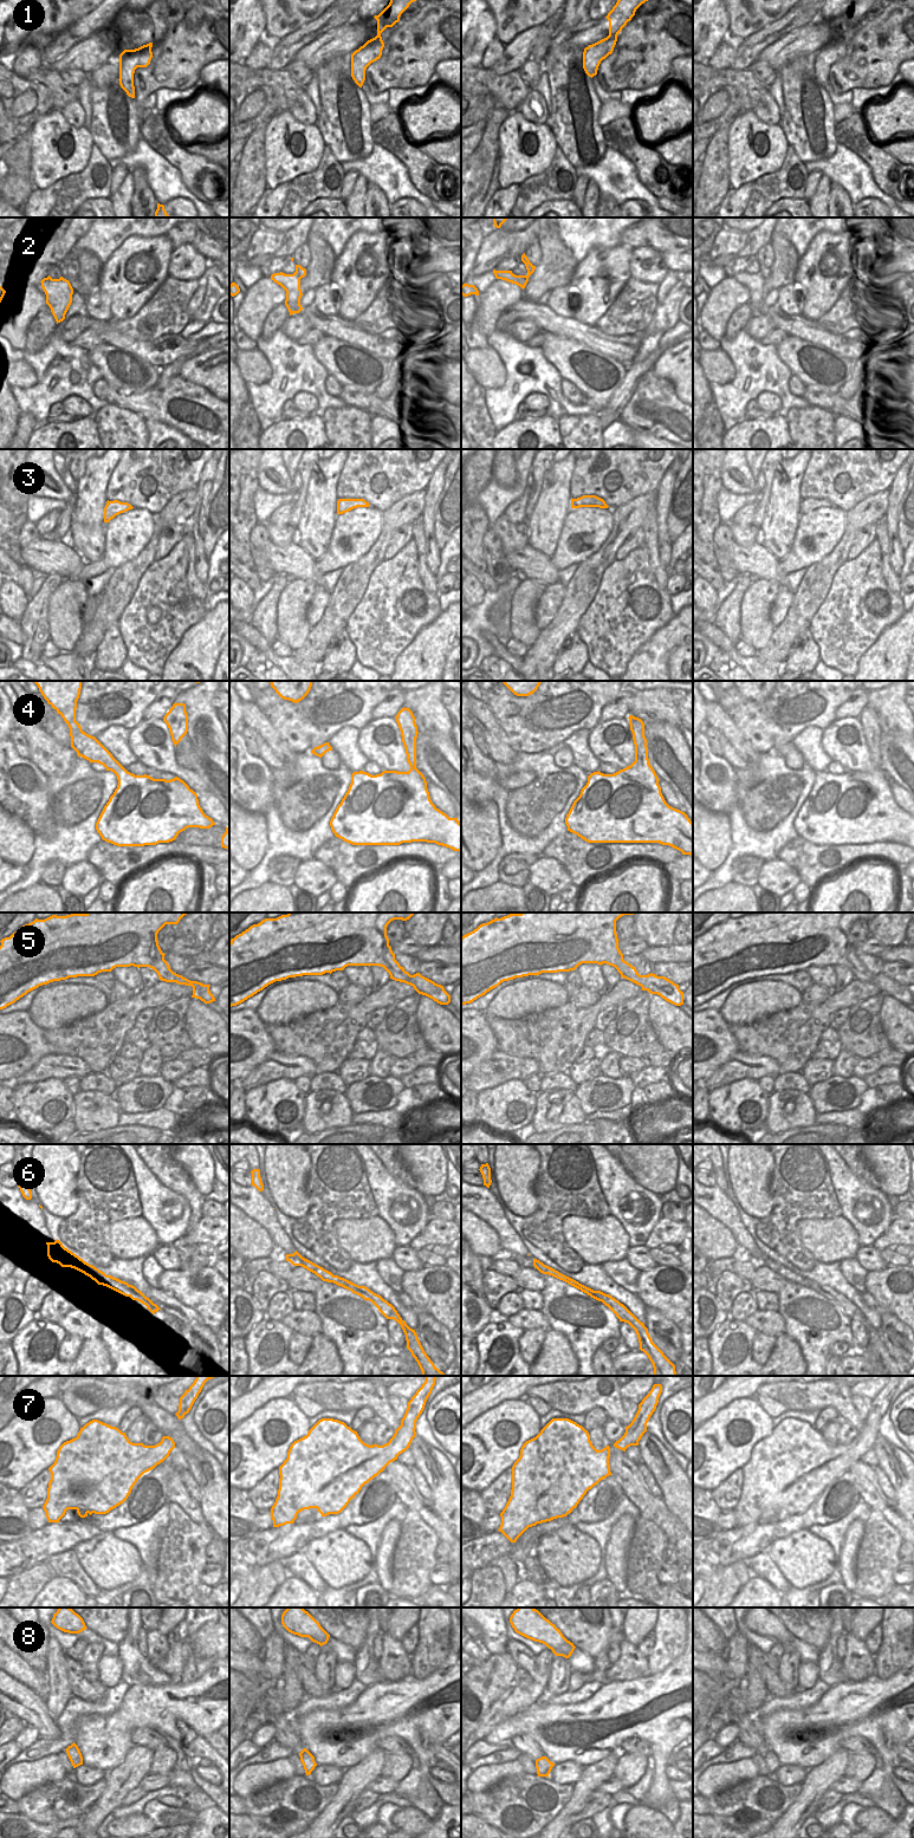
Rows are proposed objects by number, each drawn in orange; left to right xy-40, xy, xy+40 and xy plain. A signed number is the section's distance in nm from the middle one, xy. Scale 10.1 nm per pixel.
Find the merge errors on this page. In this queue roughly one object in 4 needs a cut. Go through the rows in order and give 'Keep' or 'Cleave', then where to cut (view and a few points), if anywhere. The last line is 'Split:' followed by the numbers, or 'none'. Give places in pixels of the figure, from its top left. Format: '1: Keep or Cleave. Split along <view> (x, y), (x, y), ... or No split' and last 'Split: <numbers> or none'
1: Cleave. Split along xy+40 (609, 34), (616, 36)
2: Keep. No split
3: Keep. No split
4: Keep. No split
5: Keep. No split
6: Keep. No split
7: Keep. No split
8: Keep. No split
Split: 1

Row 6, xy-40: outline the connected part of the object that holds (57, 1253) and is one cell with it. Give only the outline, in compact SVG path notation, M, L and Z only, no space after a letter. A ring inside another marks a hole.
M58 1239L54 1242L46 1242L46 1245L47 1256L52 1262L57 1262L61 1267L74 1268L90 1277L98 1285L106 1286L125 1297L130 1297L132 1300L142 1303L153 1314L161 1310L135 1286L129 1285L128 1282L111 1275L106 1275L104 1272L99 1271L95 1266L85 1262L78 1255L65 1248Z

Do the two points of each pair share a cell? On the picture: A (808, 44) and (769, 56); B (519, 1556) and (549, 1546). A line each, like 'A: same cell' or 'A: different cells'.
A: same cell
B: different cells

